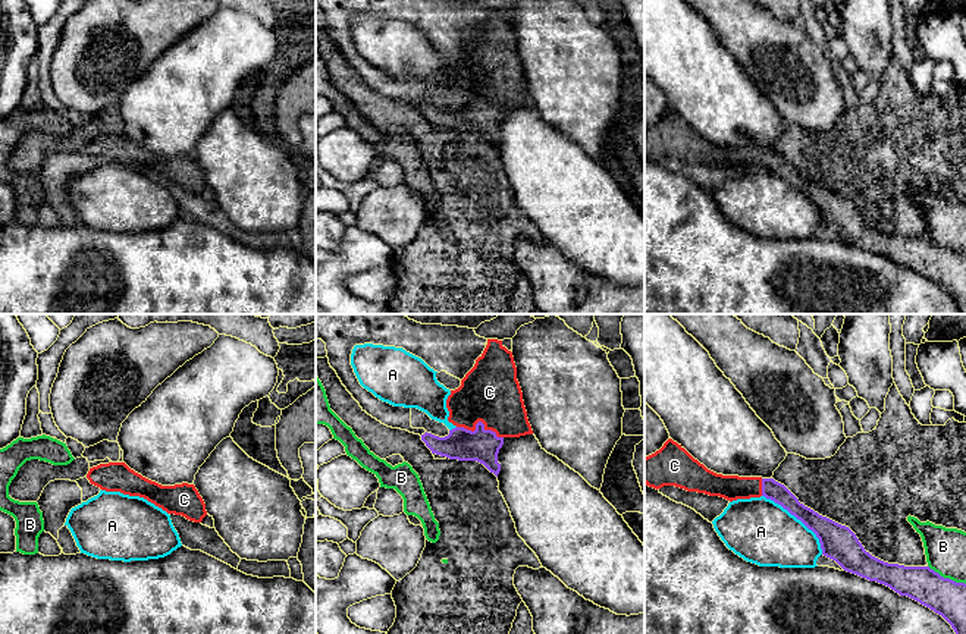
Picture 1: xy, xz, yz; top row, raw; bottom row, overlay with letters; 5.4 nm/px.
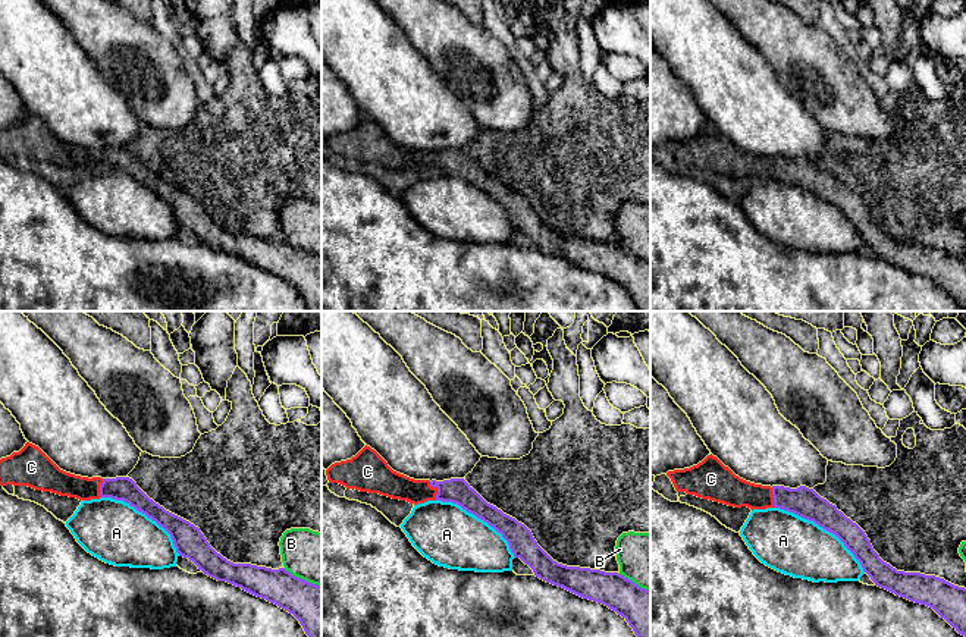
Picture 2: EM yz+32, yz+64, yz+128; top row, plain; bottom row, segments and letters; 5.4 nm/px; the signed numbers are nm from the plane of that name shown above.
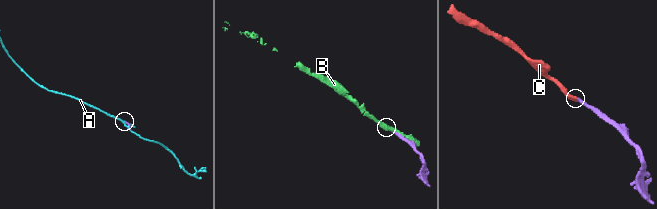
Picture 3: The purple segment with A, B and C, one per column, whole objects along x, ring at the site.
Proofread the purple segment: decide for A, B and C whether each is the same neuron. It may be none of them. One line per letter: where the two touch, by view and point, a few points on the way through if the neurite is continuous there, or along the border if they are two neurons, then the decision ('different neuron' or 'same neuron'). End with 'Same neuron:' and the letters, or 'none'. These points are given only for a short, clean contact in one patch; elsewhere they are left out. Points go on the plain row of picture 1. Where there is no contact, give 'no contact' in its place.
A: meets purple in yz at (799, 190); different neuron
B: meets purple in yz at (947, 250); different neuron
C: meets purple in xz at (479, 93); same neuron
Same neuron: C

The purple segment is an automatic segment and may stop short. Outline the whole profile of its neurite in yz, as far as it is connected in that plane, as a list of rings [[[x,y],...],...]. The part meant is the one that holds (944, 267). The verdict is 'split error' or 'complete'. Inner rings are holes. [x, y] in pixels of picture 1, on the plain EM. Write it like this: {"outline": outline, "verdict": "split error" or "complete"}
{"outline": [[[668,110],[659,122],[644,129],[644,156],[656,161],[664,157],[675,157],[687,163],[719,167],[730,173],[765,167],[766,170],[781,176],[816,205],[824,227],[835,232],[847,244],[884,255],[900,267],[907,267],[929,279],[951,296],[962,314],[966,314],[965,254],[956,254],[950,249],[944,249],[929,238],[904,238],[898,235],[888,235],[872,227],[865,222],[856,205],[849,198],[822,188],[813,181],[805,178],[784,156],[775,153],[774,150],[716,145],[694,131],[681,116]]], "verdict": "split error"}

